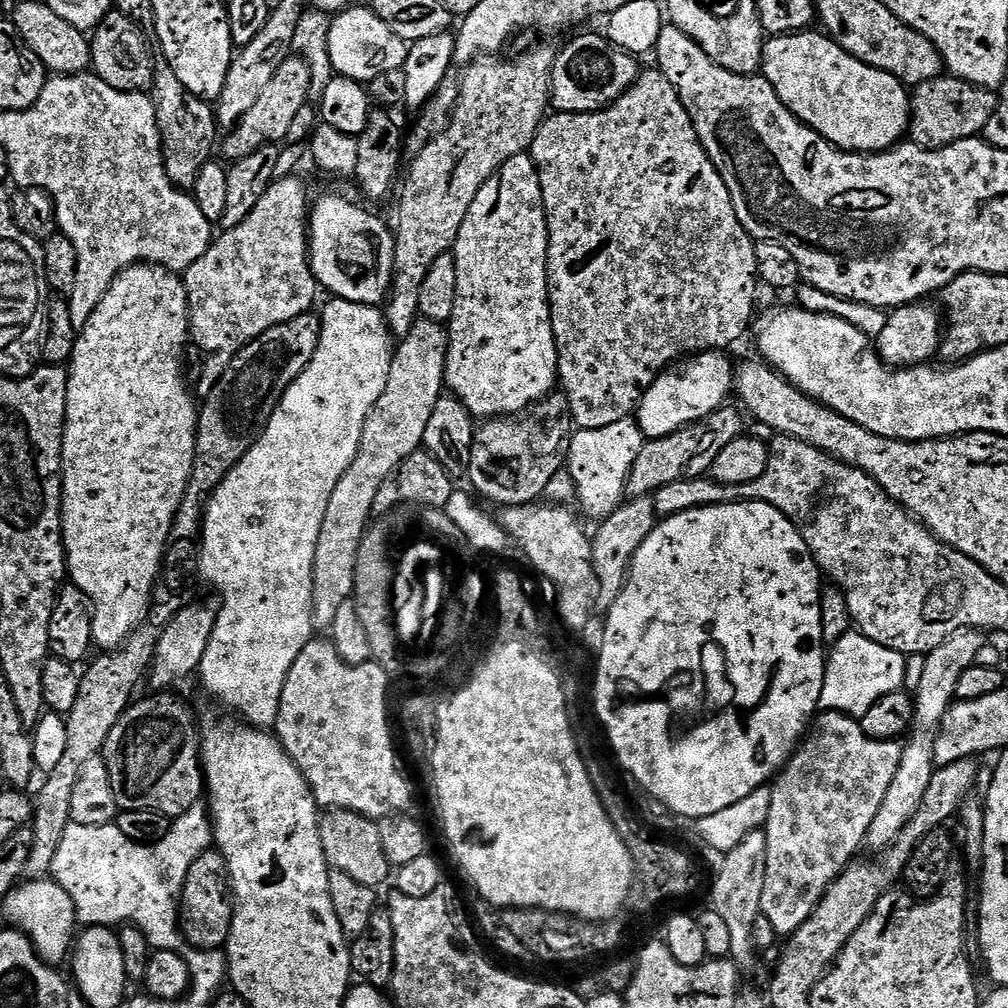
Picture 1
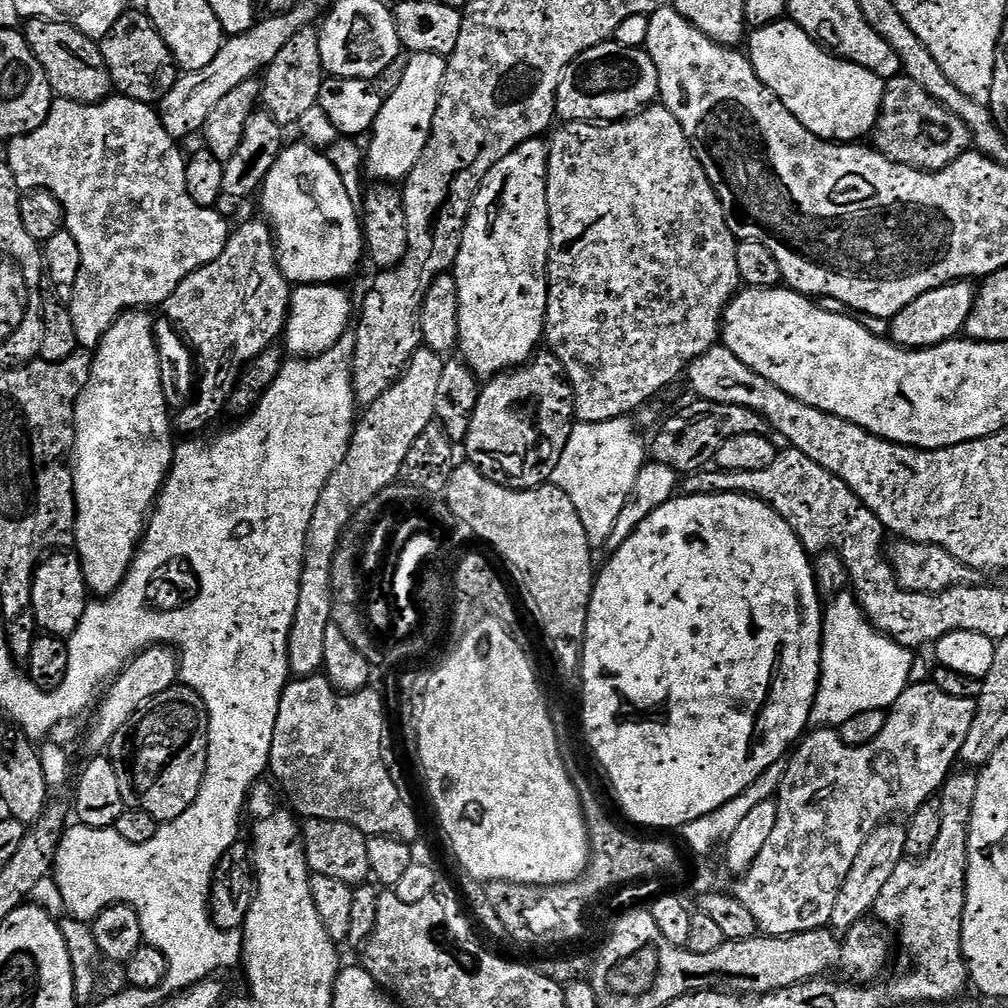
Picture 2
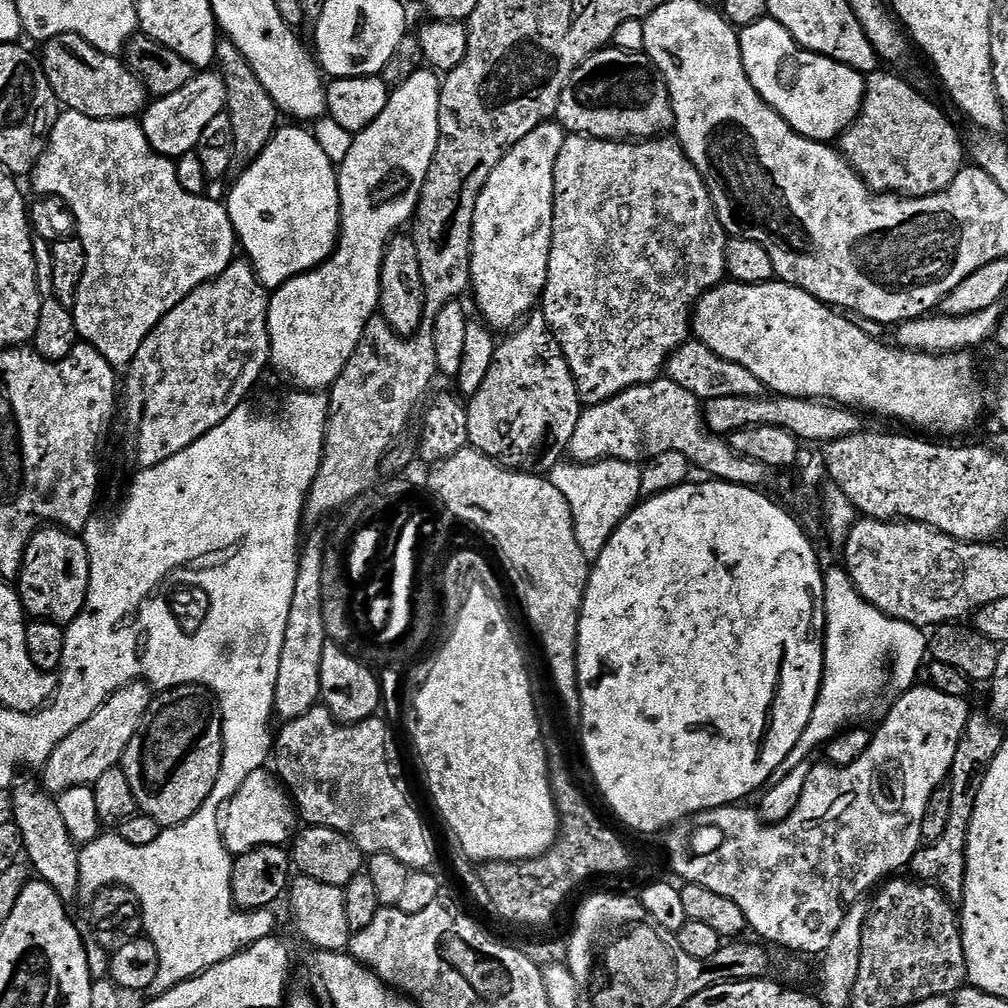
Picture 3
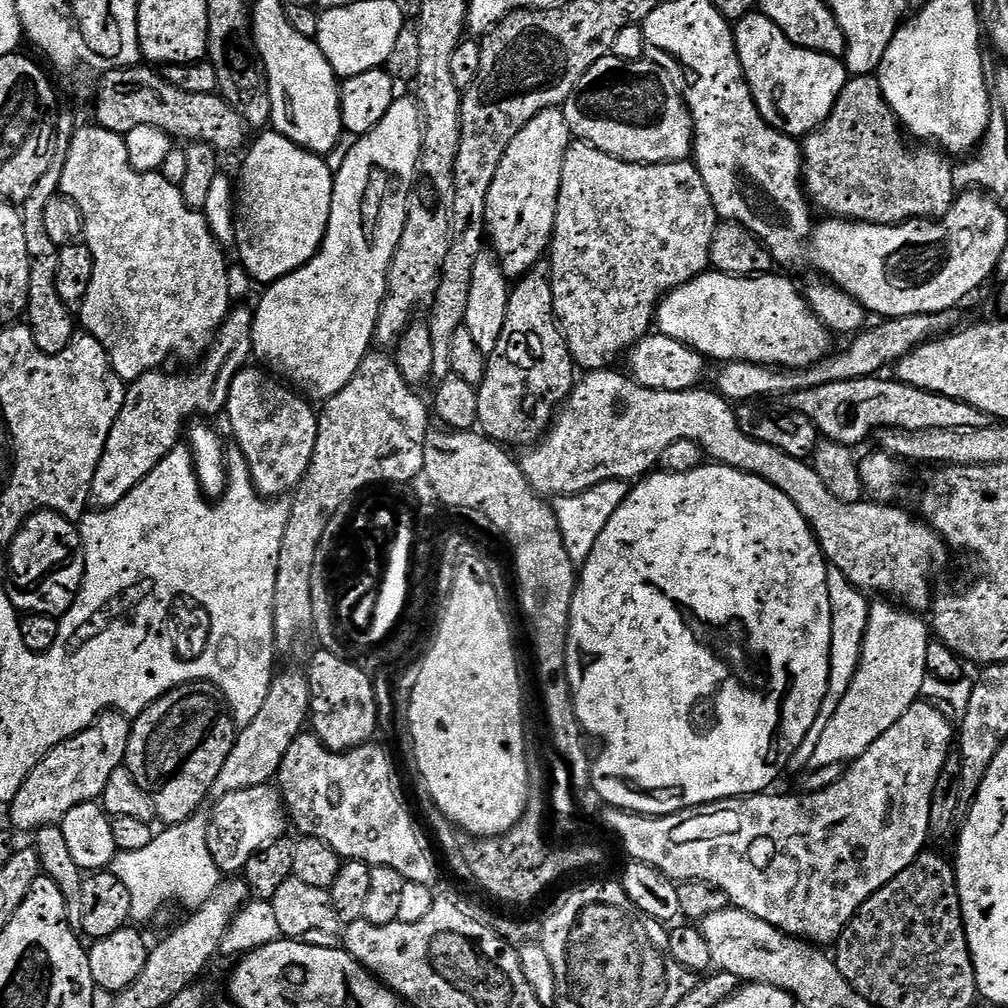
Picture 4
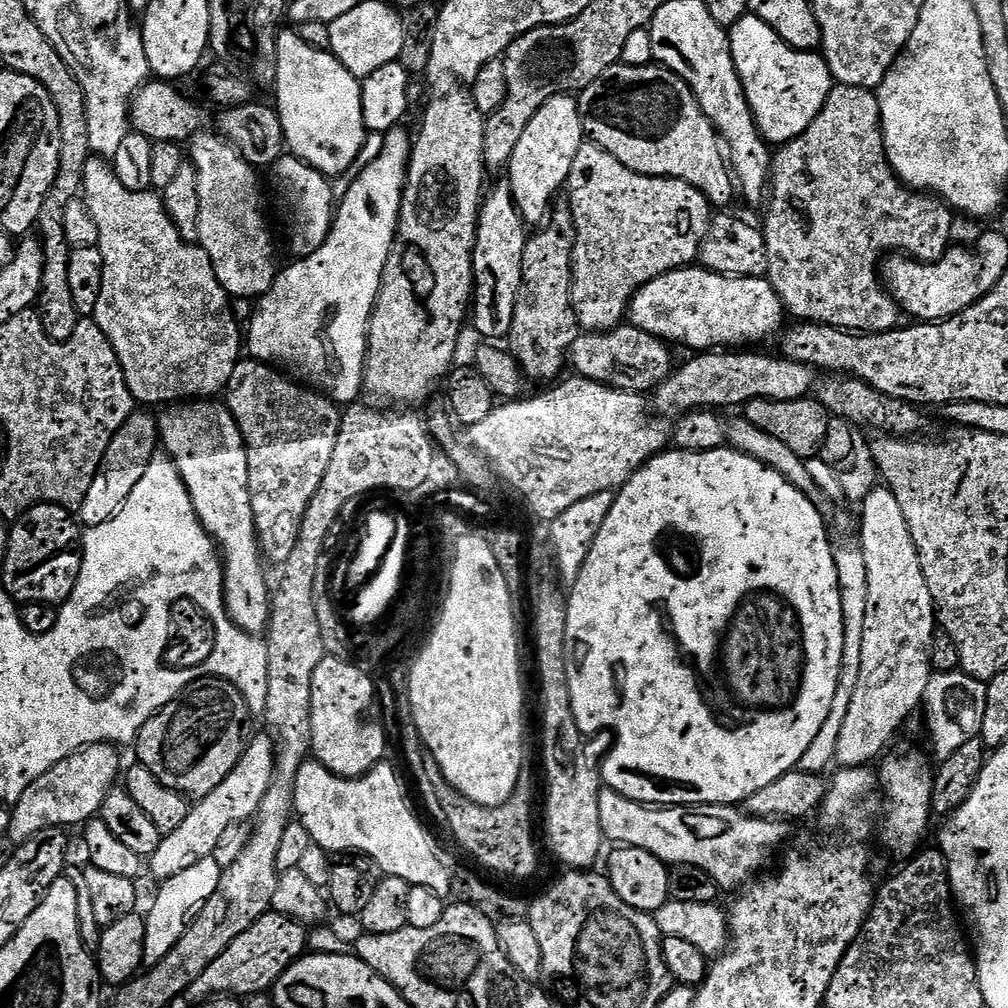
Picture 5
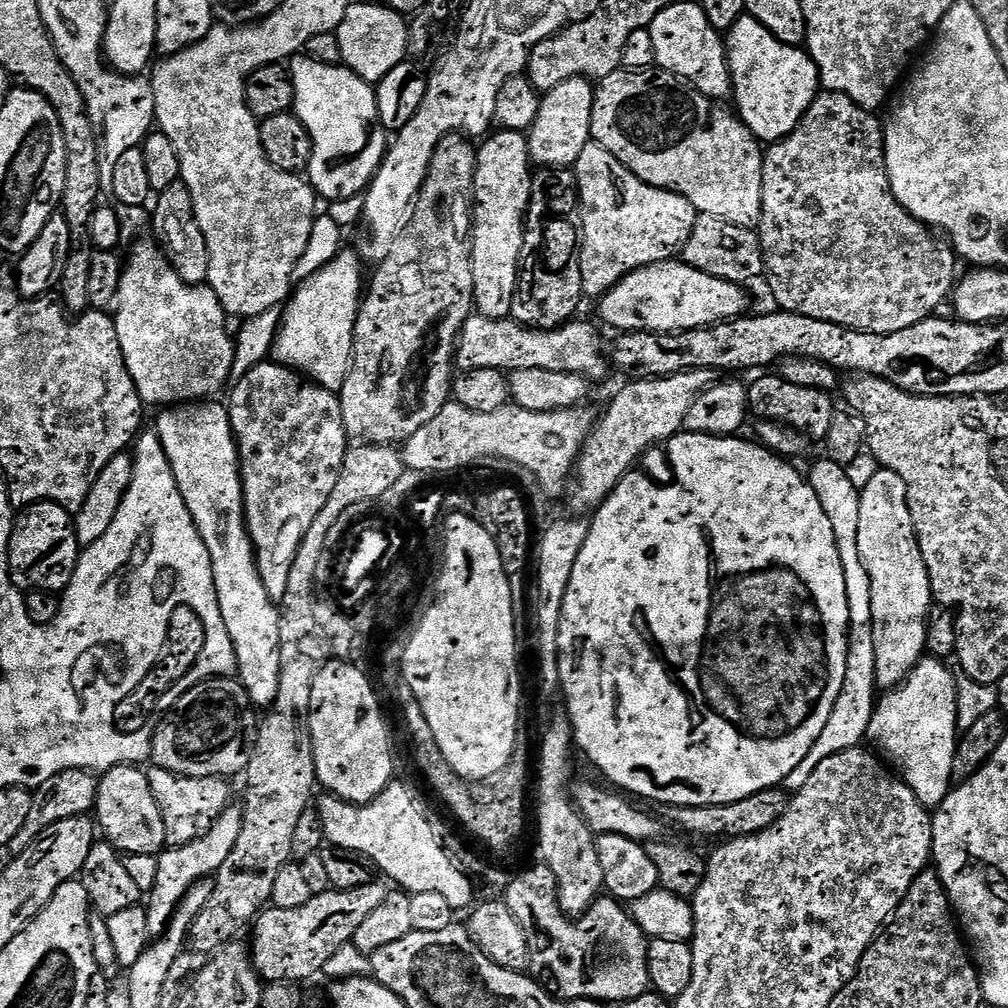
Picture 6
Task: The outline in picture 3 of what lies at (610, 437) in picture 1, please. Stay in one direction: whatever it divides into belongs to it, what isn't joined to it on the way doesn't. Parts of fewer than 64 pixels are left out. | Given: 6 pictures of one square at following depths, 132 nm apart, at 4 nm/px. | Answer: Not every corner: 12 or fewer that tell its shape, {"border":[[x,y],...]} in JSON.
{"border":[[561,462],[550,479],[595,562],[642,499],[641,465]]}

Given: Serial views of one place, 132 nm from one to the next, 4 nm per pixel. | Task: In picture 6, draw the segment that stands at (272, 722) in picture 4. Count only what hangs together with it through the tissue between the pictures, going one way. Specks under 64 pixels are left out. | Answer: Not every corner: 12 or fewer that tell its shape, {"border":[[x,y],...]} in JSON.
{"border":[[229,806],[186,846],[165,847],[147,893],[146,930],[163,935],[199,880],[215,877],[242,832]]}

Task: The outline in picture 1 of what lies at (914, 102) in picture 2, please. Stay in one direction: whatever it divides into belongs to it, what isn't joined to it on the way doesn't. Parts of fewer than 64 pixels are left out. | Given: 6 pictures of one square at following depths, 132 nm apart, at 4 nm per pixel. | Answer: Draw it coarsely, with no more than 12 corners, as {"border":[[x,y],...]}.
{"border":[[951,74],[915,85],[919,148],[979,137],[997,93]]}

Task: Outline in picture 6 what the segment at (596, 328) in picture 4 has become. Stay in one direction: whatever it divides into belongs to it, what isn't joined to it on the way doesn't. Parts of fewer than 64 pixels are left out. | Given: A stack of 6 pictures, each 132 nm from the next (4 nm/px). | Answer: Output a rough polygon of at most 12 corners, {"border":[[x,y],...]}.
{"border":[[595,142],[578,154],[580,273],[599,298],[673,259],[698,215]]}

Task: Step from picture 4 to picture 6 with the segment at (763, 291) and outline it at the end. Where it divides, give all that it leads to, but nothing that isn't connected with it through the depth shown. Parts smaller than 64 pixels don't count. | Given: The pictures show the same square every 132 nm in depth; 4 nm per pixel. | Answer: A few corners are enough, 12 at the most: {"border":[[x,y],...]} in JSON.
{"border":[[683,259],[599,297],[626,332],[685,332],[749,311],[741,285]]}

